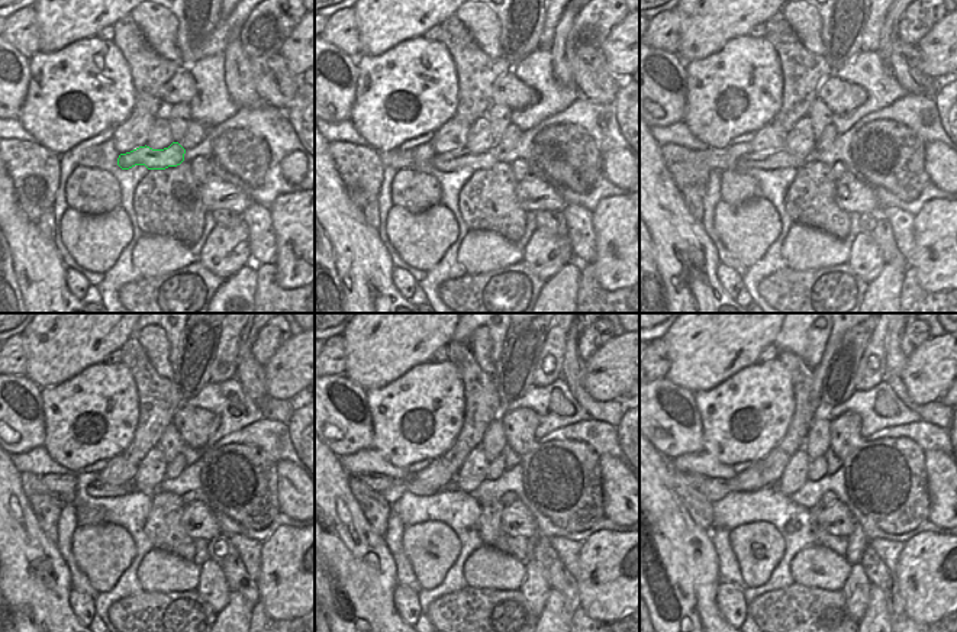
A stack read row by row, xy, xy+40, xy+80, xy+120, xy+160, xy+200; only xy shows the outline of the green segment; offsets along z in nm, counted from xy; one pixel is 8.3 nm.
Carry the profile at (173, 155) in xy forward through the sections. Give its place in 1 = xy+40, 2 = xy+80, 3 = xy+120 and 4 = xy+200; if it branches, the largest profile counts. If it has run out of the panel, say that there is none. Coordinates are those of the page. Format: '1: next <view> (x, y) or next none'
1: next xy+40 (456, 160)
2: next xy+80 (772, 160)
3: next xy+120 (97, 489)
4: next xy+200 (715, 489)

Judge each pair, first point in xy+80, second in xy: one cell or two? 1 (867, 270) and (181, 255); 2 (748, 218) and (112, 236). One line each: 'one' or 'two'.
1: two
2: one

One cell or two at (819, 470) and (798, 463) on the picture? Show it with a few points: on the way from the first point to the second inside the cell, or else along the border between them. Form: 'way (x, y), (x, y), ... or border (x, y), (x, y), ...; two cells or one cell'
border (811, 460), (808, 479); two cells

